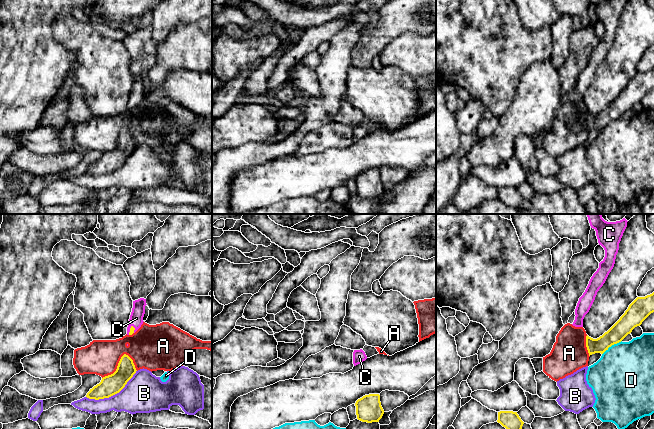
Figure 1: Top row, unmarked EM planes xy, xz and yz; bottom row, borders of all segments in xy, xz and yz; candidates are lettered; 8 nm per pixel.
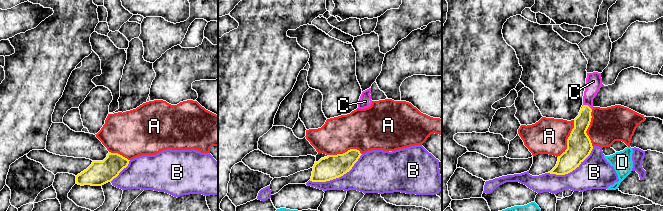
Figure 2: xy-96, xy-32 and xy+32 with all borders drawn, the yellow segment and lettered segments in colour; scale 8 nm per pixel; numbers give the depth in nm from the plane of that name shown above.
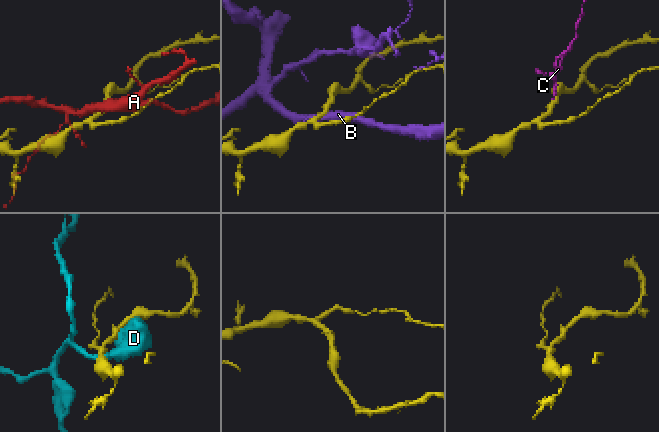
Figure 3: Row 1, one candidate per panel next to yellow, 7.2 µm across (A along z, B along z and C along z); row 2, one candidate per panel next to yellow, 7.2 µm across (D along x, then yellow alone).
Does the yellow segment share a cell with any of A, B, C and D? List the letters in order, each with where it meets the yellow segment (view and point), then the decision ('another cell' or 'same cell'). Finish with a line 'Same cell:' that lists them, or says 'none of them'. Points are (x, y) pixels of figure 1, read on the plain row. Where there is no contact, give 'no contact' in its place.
A: xy (120, 136) | another cell
B: xy (113, 170) | another cell
C: xy (130, 106) | same cell
D: yz (611, 121) | another cell
Same cell: C

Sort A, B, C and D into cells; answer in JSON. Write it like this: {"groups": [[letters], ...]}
{"groups": [["A"], ["B"], ["C"], ["D"]]}

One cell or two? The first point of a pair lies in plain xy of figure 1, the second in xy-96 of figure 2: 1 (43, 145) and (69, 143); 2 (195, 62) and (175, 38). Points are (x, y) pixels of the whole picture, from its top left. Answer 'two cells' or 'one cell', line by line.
1: one cell
2: two cells

